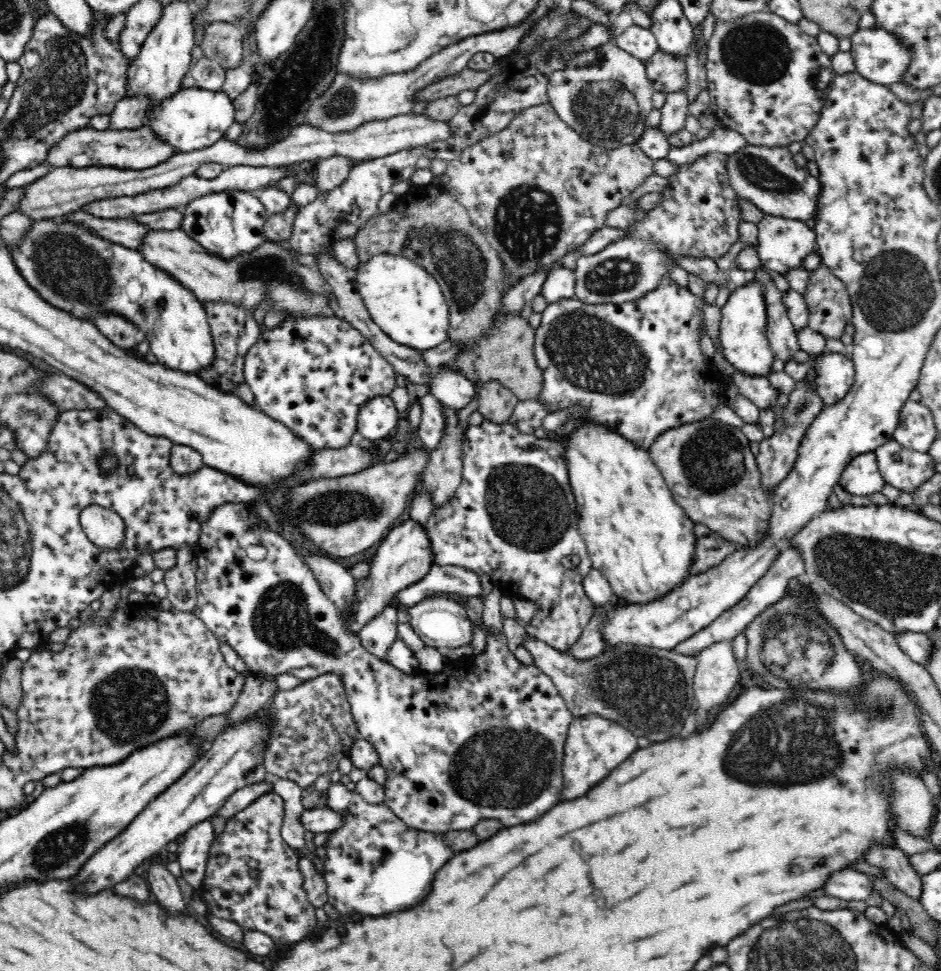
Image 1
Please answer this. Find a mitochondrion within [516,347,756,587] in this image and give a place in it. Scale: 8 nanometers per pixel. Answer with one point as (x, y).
(712, 460)

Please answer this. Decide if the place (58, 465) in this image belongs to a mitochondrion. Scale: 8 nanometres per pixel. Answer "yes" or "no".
no

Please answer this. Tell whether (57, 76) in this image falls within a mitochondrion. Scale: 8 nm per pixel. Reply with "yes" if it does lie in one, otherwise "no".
yes

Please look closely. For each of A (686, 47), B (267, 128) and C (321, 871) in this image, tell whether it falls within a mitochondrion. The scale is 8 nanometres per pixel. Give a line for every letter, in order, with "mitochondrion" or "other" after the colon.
A: other
B: mitochondrion
C: other

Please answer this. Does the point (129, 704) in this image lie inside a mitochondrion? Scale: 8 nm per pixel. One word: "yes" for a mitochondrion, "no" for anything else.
yes

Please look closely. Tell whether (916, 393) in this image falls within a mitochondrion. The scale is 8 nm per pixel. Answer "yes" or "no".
no

